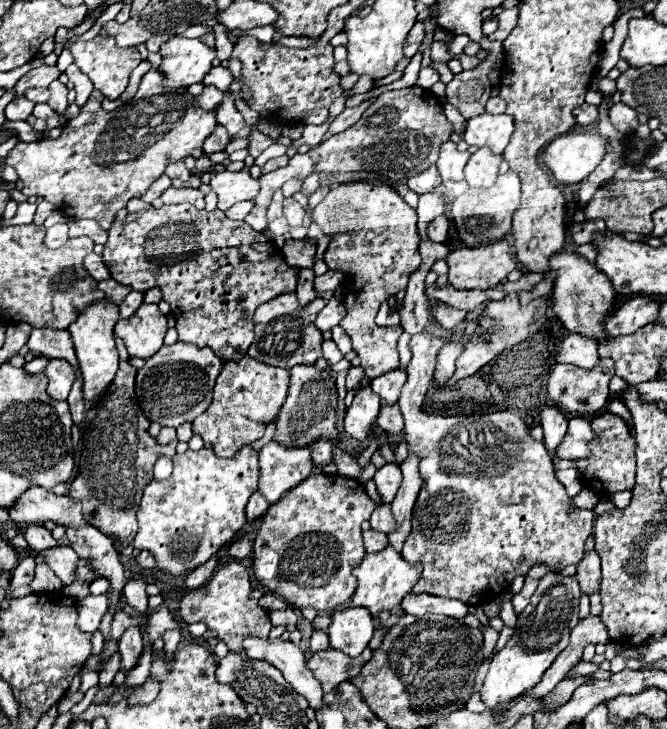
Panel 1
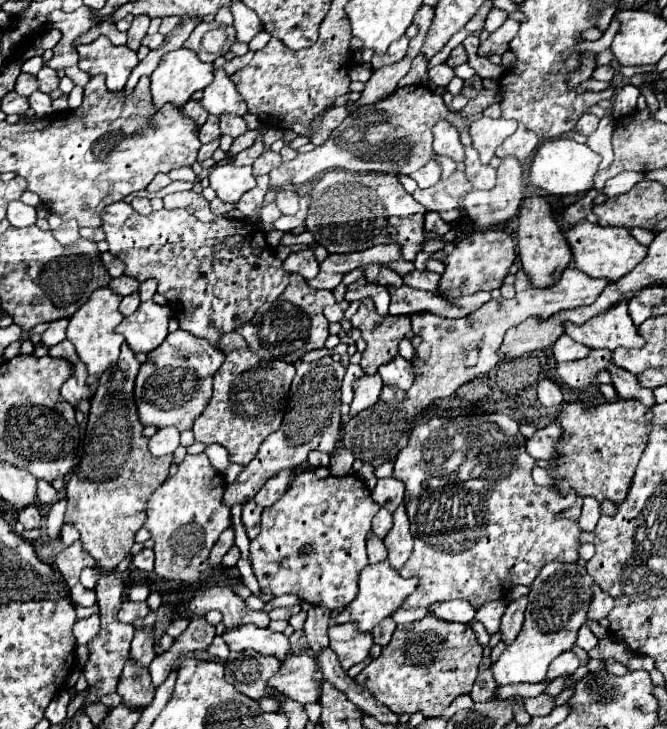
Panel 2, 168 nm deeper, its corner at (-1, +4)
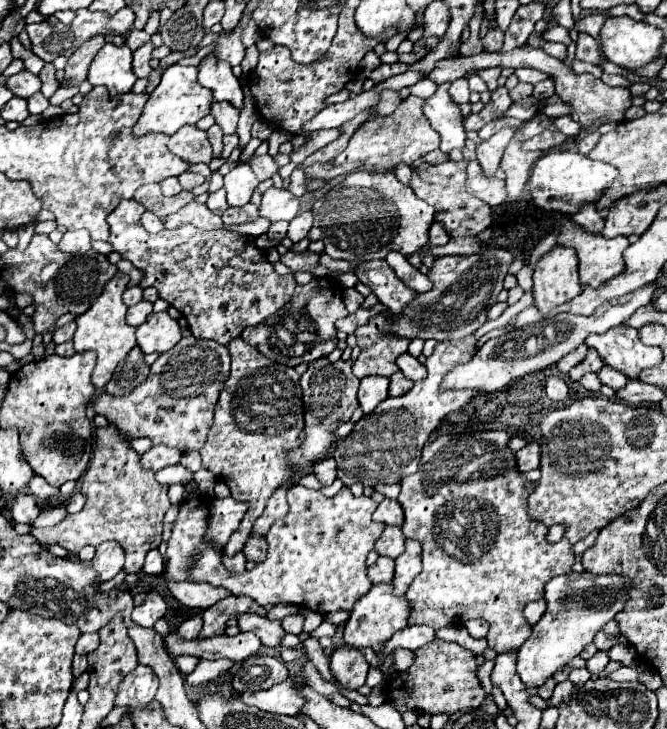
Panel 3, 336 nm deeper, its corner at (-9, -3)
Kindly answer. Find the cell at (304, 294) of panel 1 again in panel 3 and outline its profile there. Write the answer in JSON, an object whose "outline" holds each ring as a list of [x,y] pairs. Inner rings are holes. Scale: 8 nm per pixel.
{"outline":[[[288,251],[280,257],[280,261],[284,265],[288,265],[292,271],[308,271],[310,267],[318,265],[318,253],[312,253],[312,251],[302,251],[302,253],[296,253],[296,251]]]}

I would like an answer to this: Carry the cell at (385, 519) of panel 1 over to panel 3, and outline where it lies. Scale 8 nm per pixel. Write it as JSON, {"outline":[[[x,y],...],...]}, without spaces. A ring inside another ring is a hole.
{"outline":[[[386,527],[384,533],[380,535],[380,539],[376,541],[374,551],[378,555],[392,557],[392,559],[396,559],[398,555],[402,555],[404,553],[404,535],[402,535],[402,529],[398,529],[398,527]]]}

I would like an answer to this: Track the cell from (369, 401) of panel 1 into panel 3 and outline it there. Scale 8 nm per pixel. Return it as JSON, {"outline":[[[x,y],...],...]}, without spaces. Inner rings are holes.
{"outline":[[[364,377],[358,389],[360,409],[364,413],[372,413],[378,403],[388,397],[388,379],[386,377]]]}

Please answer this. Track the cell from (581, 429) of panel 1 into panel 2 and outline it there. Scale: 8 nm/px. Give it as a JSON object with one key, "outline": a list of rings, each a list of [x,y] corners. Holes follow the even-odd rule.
{"outline":[[[550,424],[542,430],[538,430],[526,444],[526,450],[530,452],[530,456],[534,456],[536,460],[544,458],[544,460],[550,460],[558,454],[558,448],[556,444],[560,442],[562,438],[562,426],[560,424]]]}

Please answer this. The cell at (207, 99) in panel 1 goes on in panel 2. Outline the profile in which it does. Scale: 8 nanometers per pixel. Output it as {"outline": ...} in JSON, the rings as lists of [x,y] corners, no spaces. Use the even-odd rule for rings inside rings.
{"outline":[[[188,100],[186,104],[184,104],[184,110],[186,110],[186,116],[190,116],[196,124],[204,124],[206,122],[206,118],[210,116],[204,108],[202,108],[202,102],[200,100]]]}

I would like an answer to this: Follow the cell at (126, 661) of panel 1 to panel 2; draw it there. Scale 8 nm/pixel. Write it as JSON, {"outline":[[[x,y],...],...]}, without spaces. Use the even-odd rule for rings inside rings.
{"outline":[[[126,660],[116,692],[130,708],[146,708],[154,698],[154,686],[150,682],[148,668],[142,668],[136,660]]]}

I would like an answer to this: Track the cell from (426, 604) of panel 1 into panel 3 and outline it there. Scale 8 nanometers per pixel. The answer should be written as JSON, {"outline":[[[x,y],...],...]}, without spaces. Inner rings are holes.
{"outline":[[[472,619],[470,623],[466,623],[466,629],[468,629],[468,633],[470,633],[474,639],[482,639],[482,637],[486,637],[490,625],[488,625],[484,619]]]}

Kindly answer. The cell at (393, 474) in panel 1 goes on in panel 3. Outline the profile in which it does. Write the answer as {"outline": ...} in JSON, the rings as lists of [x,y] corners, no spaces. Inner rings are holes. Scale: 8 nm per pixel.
{"outline":[[[384,499],[384,501],[378,505],[378,509],[374,511],[372,519],[378,521],[378,523],[384,523],[384,525],[396,525],[396,527],[402,527],[402,523],[404,523],[402,507],[398,505],[398,501]]]}

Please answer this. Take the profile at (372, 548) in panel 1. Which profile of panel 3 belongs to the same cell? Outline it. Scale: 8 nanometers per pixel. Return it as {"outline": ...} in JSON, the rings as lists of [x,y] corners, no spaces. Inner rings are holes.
{"outline":[[[378,557],[378,561],[368,567],[368,577],[370,577],[370,581],[374,585],[378,585],[378,583],[392,583],[392,577],[394,577],[394,559]]]}

